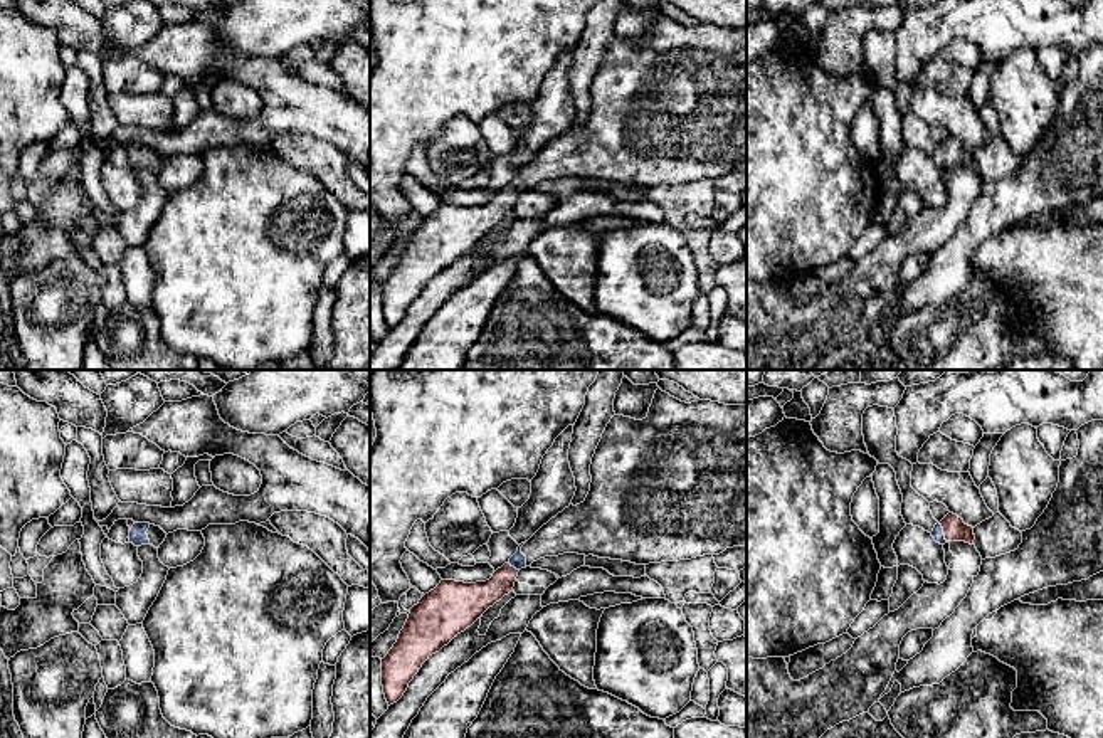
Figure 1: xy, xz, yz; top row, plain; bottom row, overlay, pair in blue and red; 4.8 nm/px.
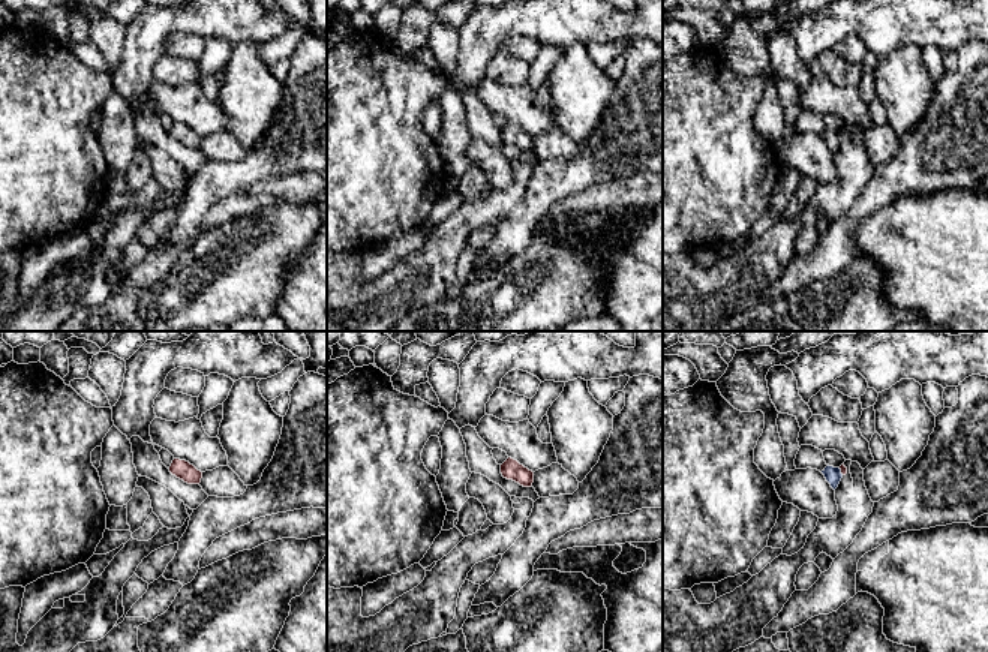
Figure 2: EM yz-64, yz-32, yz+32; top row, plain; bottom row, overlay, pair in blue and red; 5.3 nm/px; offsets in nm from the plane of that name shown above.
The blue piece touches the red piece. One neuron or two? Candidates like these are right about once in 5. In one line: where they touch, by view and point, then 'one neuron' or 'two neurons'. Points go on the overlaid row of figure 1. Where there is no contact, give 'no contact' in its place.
yz (942, 532) | one neuron

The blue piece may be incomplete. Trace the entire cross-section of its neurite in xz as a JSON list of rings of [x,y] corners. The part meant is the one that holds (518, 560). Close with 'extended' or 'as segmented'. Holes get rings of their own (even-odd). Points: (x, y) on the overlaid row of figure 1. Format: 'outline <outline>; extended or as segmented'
outline [[[657,388],[646,419],[610,419],[592,457],[590,476],[585,501],[543,525],[489,580],[441,580],[410,609],[397,642],[382,659],[388,706],[404,696],[432,654],[508,595],[518,572],[540,558],[578,553],[649,565],[747,546],[747,405],[686,403]]]; extended

